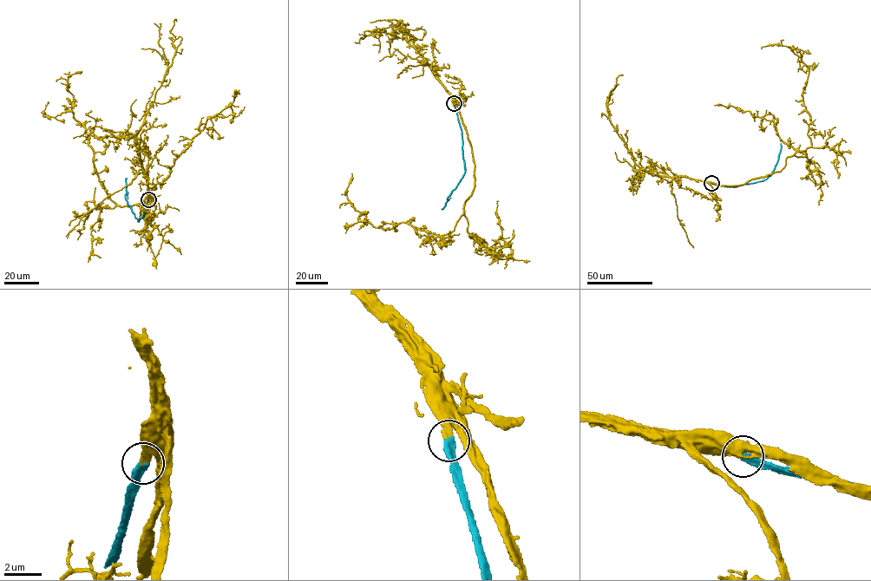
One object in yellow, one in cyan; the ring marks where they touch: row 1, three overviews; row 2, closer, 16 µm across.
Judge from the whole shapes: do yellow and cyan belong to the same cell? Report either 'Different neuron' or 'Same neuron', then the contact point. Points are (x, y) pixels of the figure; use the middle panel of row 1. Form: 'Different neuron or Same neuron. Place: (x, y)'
Same neuron. Place: (454, 103)

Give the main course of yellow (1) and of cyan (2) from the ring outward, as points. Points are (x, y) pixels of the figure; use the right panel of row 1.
1: (711, 183), (743, 185), (779, 172), (786, 159), (811, 146), (802, 95), (808, 68), (786, 46), (762, 48)
2: (711, 183), (736, 186), (763, 180), (774, 169), (781, 143)

